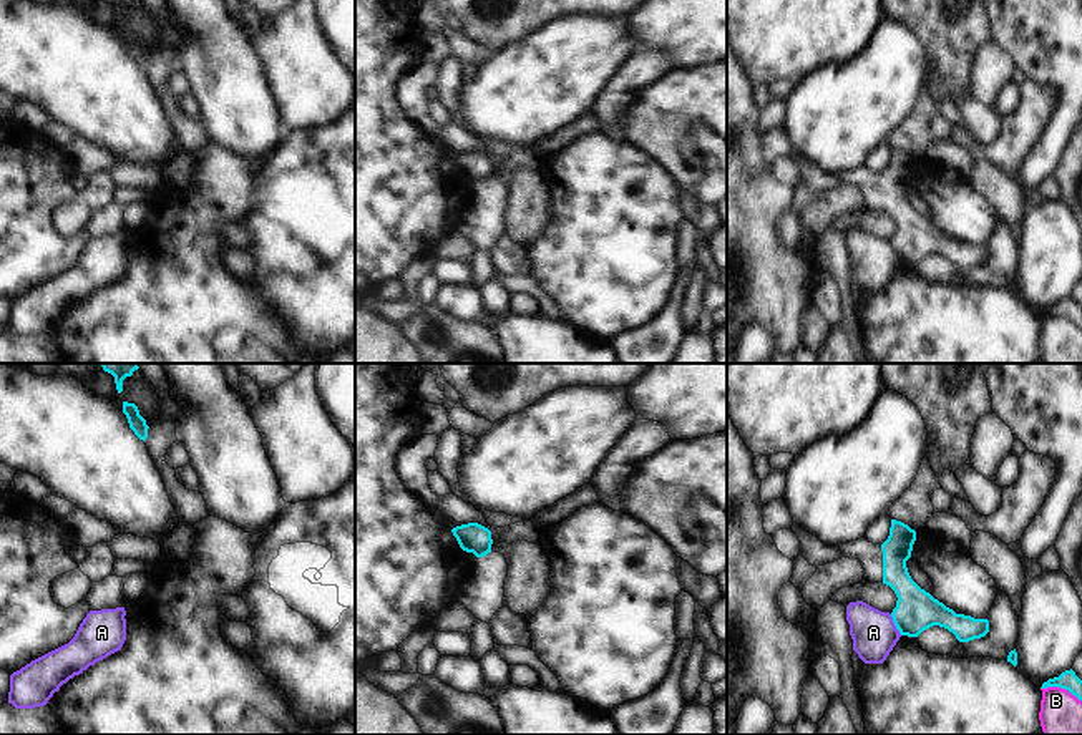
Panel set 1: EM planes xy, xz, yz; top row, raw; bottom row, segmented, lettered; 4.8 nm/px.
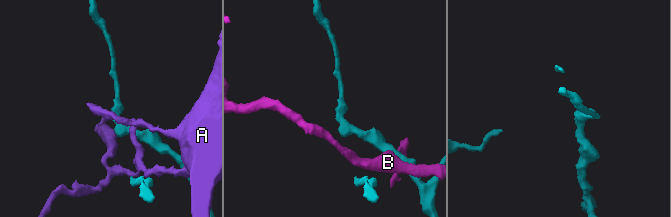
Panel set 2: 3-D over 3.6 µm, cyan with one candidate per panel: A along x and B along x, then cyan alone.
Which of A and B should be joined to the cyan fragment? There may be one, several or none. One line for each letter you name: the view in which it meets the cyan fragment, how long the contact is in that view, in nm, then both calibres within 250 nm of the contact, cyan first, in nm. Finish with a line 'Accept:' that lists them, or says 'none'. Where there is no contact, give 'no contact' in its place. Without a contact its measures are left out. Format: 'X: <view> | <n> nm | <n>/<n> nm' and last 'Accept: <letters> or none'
Accept: none

